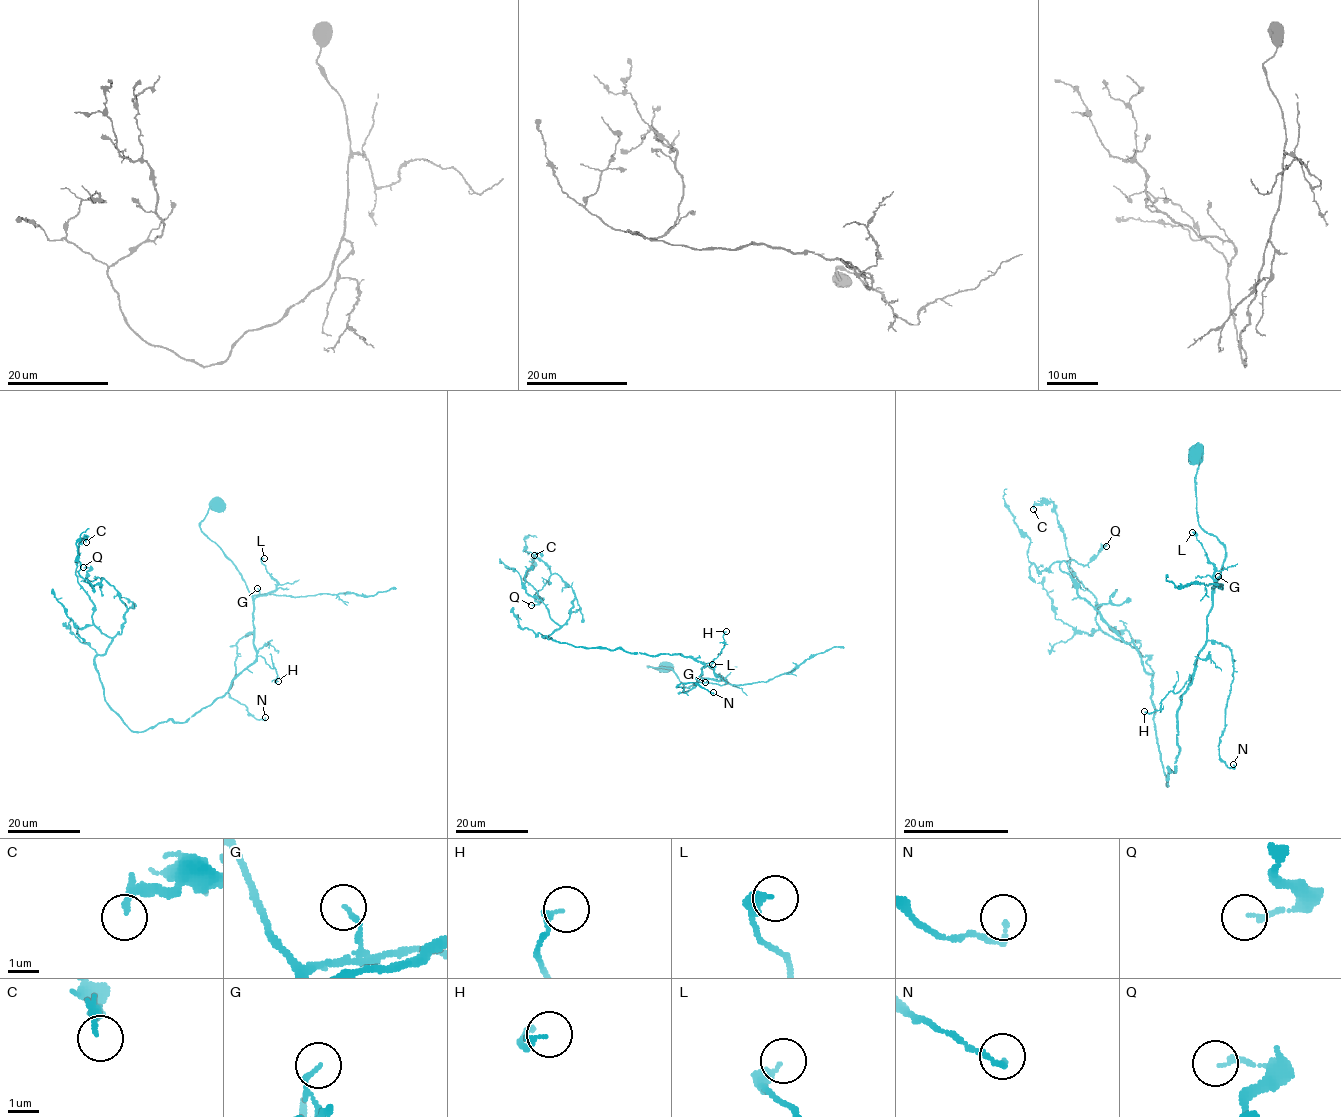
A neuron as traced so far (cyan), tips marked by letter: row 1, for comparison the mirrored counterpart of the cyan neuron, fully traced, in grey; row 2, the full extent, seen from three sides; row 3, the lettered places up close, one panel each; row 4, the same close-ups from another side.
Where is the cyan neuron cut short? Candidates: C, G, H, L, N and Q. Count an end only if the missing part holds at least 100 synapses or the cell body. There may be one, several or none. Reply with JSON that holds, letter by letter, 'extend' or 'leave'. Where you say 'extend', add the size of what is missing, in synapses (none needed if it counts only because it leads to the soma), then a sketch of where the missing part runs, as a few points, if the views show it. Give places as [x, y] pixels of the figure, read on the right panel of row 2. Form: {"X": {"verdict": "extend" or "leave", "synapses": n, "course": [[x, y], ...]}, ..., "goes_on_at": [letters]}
{"C": {"verdict": "leave"}, "G": {"verdict": "leave"}, "H": {"verdict": "leave"}, "L": {"verdict": "leave"}, "N": {"verdict": "leave"}, "Q": {"verdict": "leave"}, "goes_on_at": []}

